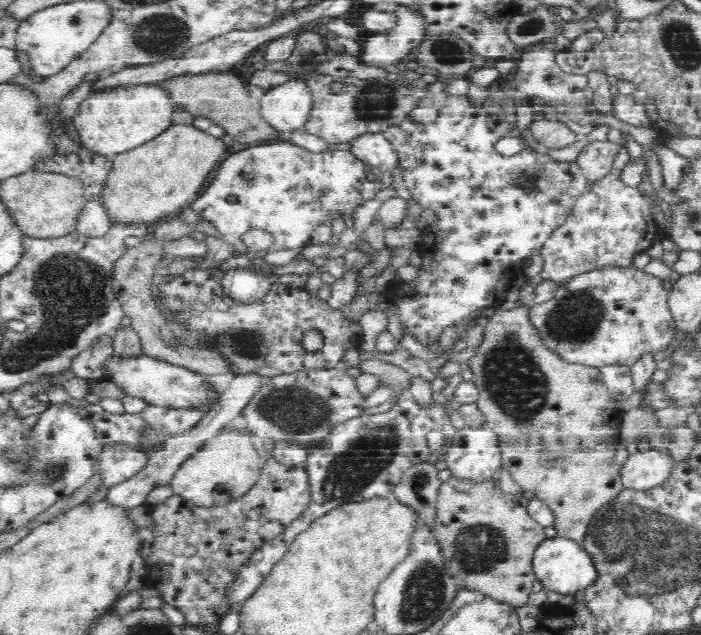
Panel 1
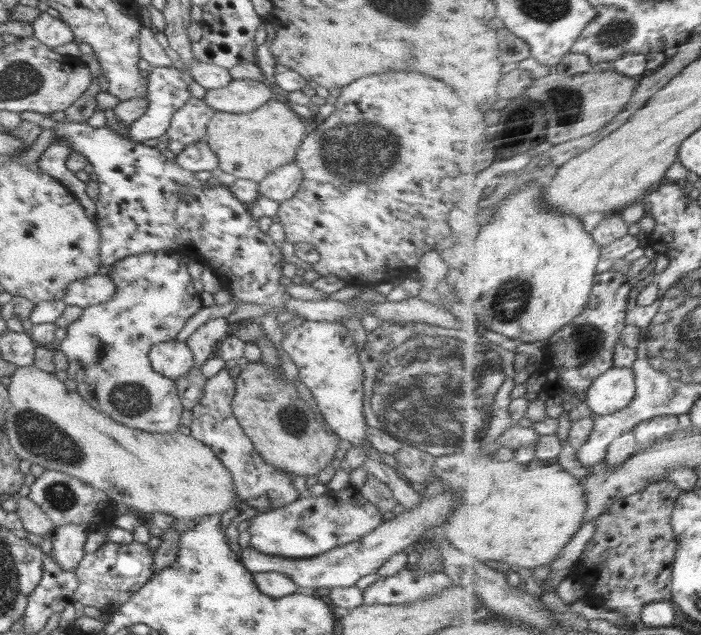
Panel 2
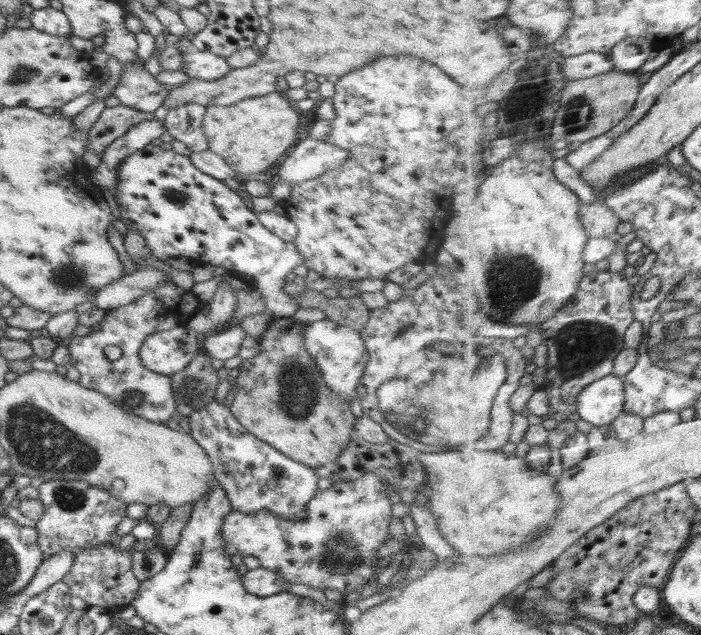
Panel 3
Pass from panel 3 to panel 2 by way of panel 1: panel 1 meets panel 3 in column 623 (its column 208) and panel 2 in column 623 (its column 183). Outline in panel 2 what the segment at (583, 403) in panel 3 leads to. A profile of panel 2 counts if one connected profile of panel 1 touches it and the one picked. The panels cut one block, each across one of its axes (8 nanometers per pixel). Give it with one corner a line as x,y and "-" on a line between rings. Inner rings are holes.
615,366
596,380
587,402
597,416
608,416
629,407
637,395
634,367

